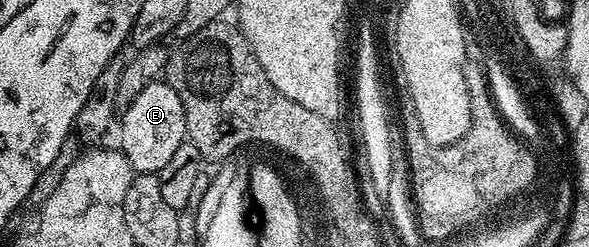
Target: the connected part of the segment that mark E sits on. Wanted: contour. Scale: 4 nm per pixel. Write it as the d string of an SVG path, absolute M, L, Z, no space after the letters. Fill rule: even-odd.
M158 80L147 84L126 110L120 111L121 143L119 149L127 156L134 171L139 174L157 174L166 166L171 156L186 141L185 113L183 100L179 100L179 92L171 88L168 82Z

